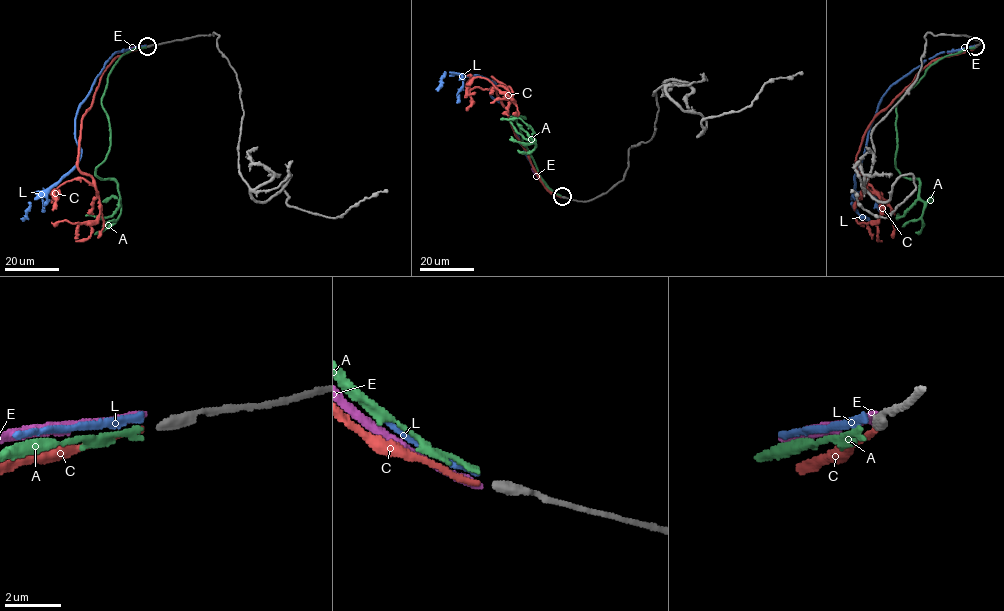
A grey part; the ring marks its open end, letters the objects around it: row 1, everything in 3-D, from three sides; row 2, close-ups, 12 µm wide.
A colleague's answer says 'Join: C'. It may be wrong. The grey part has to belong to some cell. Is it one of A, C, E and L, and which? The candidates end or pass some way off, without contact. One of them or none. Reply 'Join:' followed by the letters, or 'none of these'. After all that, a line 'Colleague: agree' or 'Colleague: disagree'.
Join: C
Colleague: agree

